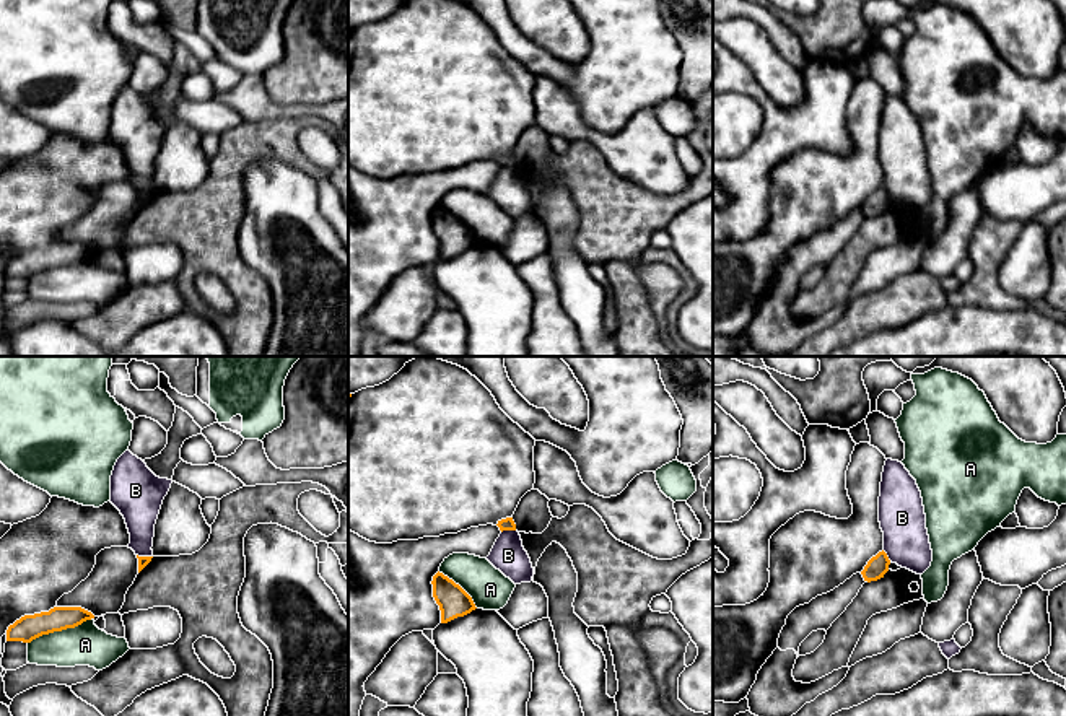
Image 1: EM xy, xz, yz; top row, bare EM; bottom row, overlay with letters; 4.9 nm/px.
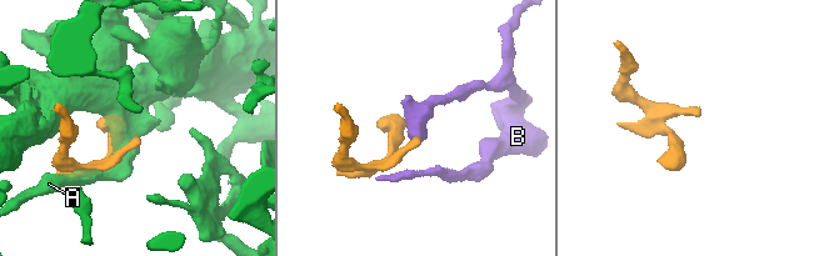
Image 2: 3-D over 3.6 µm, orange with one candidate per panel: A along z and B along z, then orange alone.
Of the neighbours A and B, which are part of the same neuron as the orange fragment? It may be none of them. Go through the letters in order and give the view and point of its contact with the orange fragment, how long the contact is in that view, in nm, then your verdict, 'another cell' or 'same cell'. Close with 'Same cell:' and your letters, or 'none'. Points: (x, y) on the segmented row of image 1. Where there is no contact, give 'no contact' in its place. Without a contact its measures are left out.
A: xy (59, 630) | 340 nm | another cell
B: xz (508, 529) | 70 nm | another cell
Same cell: none

